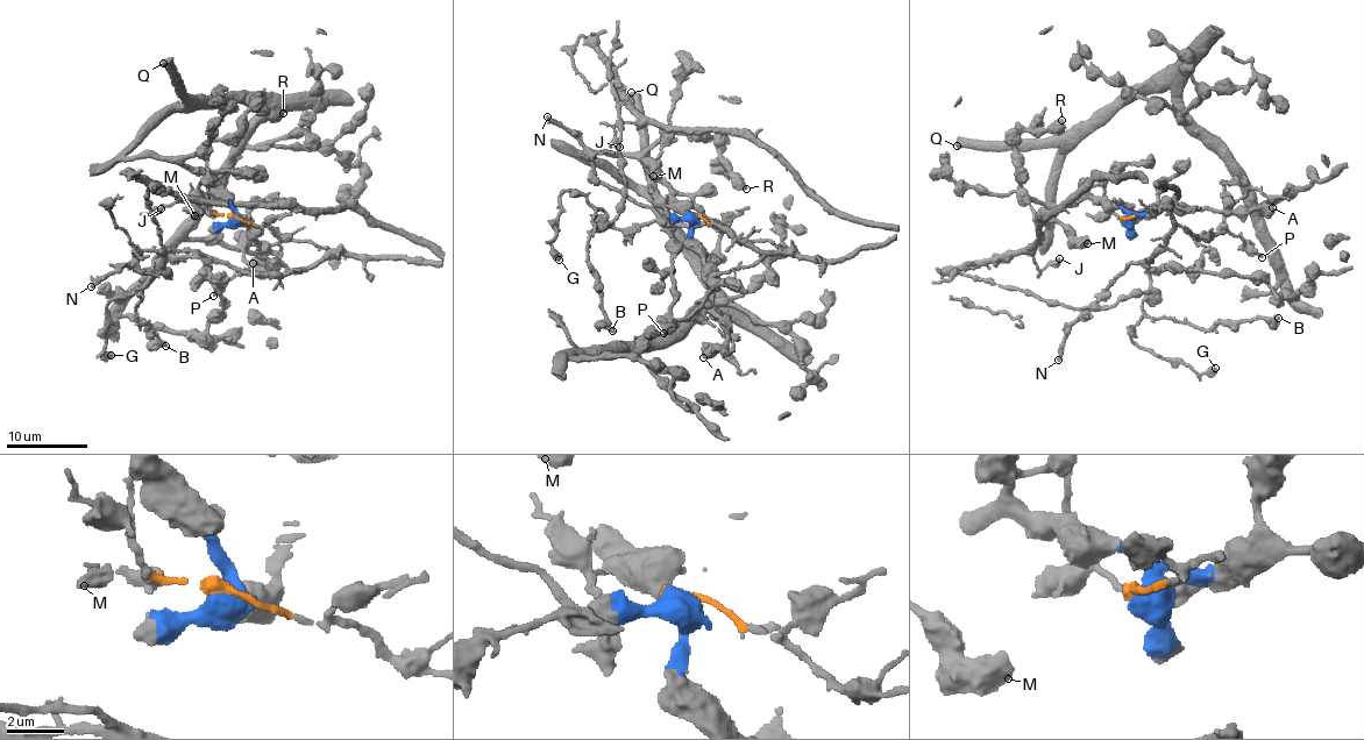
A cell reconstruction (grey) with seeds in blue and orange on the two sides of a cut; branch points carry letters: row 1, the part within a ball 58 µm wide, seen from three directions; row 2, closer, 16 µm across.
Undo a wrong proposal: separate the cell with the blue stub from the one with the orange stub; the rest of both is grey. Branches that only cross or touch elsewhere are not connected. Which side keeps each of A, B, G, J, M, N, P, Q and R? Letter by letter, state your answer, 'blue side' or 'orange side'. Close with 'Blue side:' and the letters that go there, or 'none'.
A: blue side
B: orange side
G: orange side
J: orange side
M: blue side
N: orange side
P: orange side
Q: blue side
R: blue side
Blue side: A, M, Q, R

